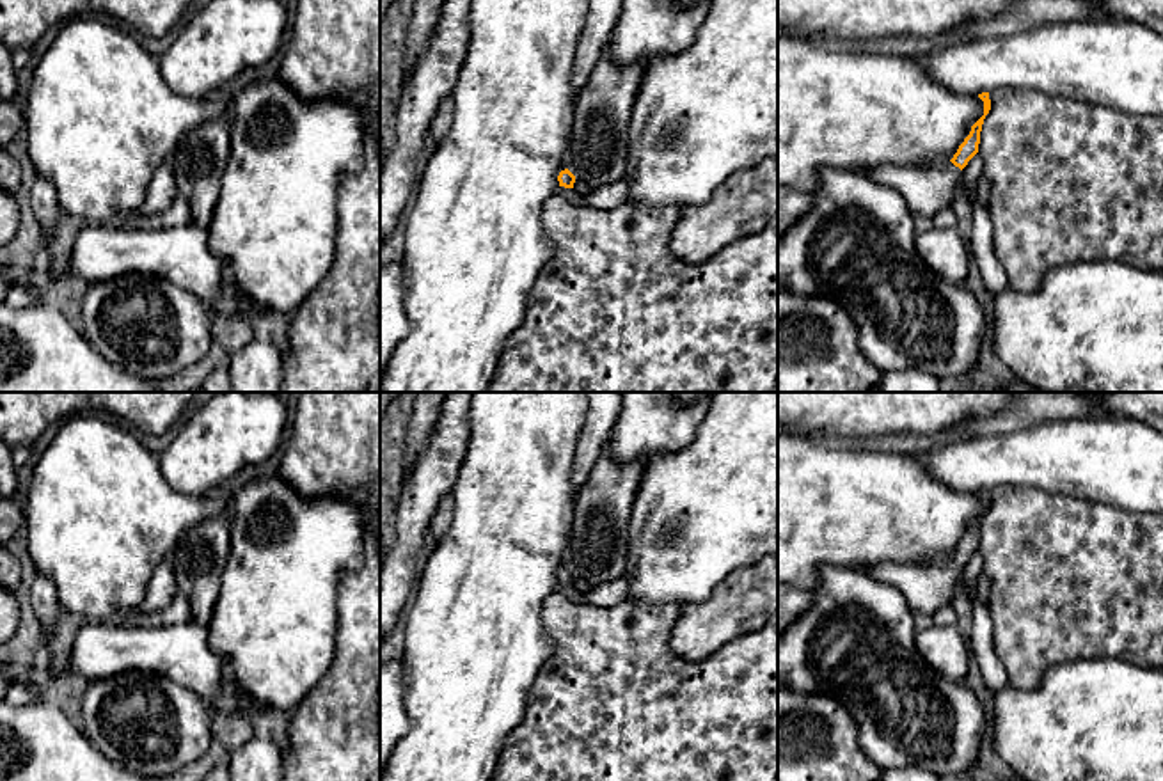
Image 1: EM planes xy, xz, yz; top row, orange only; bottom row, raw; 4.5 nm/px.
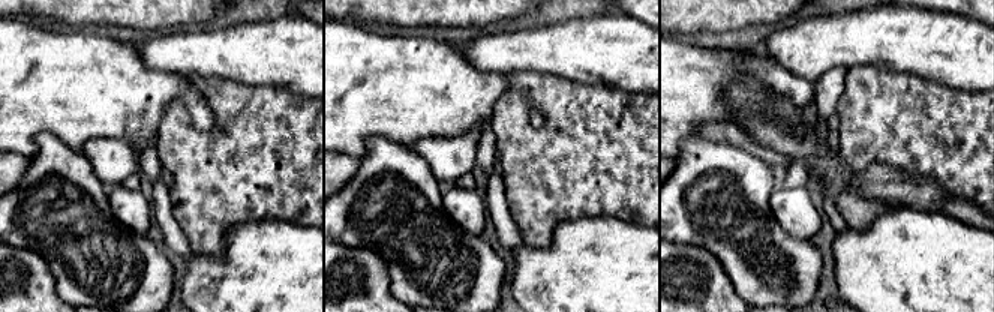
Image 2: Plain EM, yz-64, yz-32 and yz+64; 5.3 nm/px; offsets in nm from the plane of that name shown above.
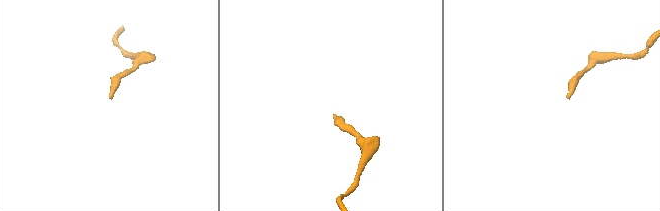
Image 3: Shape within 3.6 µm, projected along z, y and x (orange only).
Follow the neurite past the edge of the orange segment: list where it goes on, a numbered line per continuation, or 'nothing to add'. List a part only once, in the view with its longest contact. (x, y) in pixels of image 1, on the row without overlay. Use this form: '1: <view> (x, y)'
1: yz (925, 588)

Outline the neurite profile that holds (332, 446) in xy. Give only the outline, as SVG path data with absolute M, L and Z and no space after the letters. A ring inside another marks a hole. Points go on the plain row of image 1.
M298 392L277 474L302 497L332 493L380 508L380 392Z

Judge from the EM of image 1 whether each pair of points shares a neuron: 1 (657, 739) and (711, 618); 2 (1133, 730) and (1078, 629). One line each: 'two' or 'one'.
1: two
2: two

